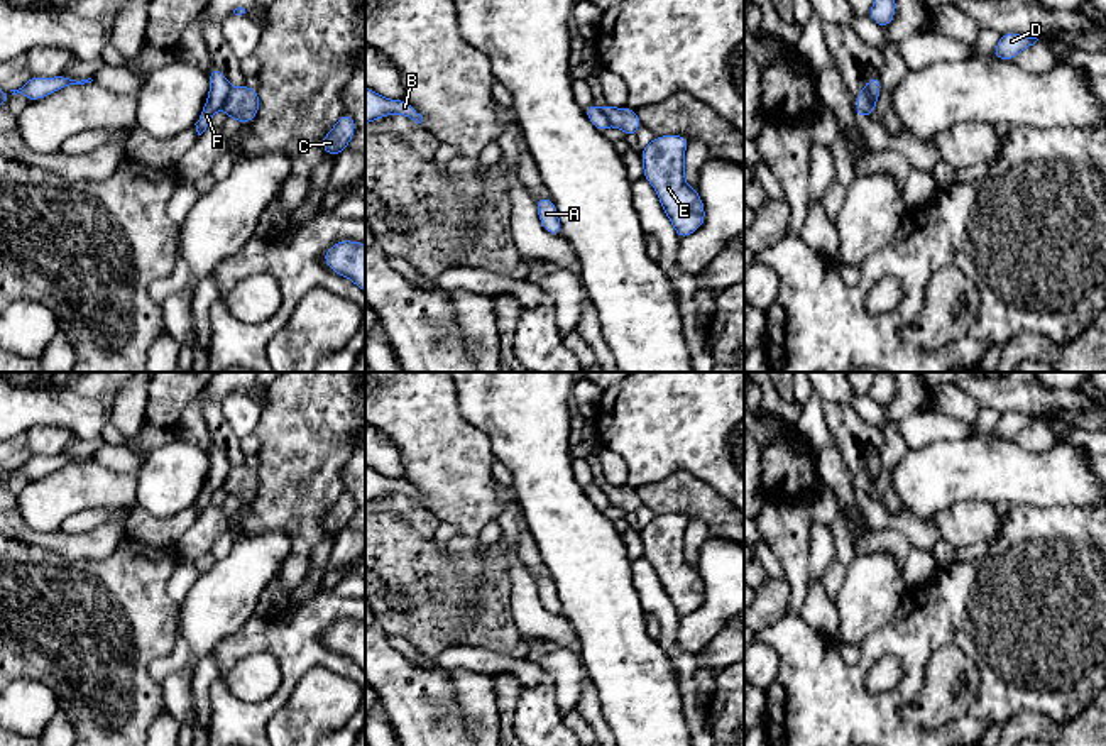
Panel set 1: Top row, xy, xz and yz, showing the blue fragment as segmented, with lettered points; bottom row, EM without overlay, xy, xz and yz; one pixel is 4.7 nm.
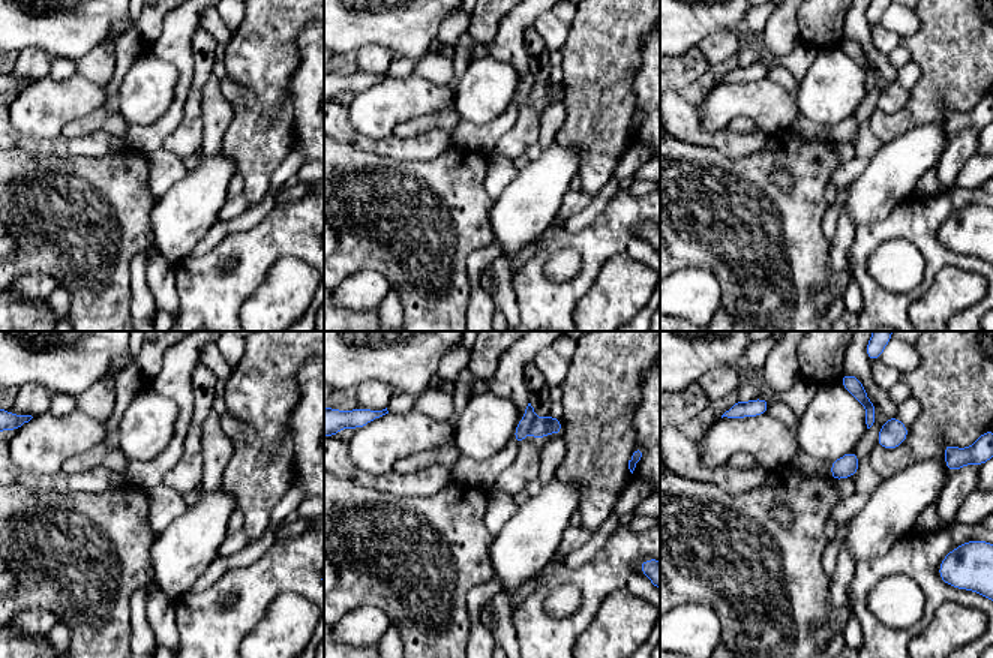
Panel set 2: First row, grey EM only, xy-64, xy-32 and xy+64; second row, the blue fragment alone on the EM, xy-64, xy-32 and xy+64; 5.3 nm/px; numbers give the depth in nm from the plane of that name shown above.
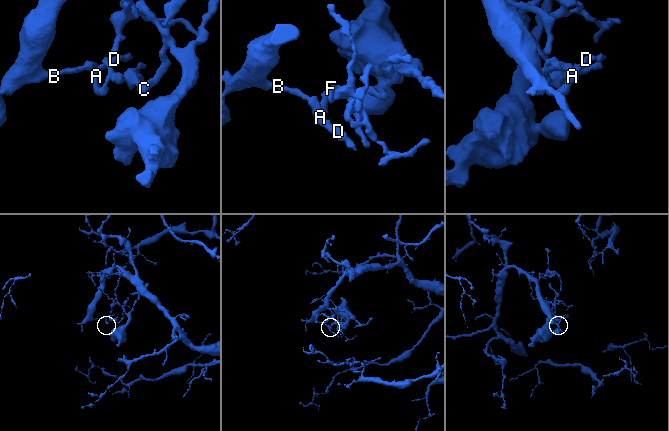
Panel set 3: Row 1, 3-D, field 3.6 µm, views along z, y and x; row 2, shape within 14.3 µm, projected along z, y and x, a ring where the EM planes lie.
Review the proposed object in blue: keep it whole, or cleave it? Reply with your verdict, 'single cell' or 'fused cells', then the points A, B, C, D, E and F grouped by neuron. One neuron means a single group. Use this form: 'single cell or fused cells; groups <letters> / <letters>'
fused cells; groups A B D F / C E

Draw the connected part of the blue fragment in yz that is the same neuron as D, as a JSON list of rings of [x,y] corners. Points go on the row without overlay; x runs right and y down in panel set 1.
[[[1006,411],[999,414],[999,421],[993,431],[996,438],[1013,440],[1016,433],[1033,425],[1038,418],[1018,411]]]

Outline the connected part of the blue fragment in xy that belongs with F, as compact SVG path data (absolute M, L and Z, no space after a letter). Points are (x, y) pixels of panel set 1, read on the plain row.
M213 445L208 455L210 455L208 477L198 501L194 502L198 514L201 514L210 506L213 492L222 487L222 484L228 477L228 472L232 470L227 455L218 447Z

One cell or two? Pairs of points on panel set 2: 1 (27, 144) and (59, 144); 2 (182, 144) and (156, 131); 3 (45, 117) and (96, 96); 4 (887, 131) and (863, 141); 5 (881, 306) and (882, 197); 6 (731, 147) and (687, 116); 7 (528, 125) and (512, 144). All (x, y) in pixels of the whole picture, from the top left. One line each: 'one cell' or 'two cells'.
1: one cell
2: two cells
3: one cell
4: two cells
5: two cells
6: one cell
7: one cell

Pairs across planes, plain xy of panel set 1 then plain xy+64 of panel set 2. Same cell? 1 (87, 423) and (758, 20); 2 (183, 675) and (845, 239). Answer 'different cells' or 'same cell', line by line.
1: different cells
2: same cell

